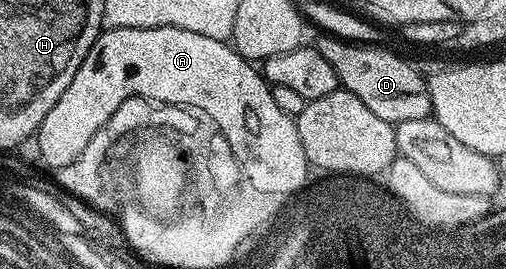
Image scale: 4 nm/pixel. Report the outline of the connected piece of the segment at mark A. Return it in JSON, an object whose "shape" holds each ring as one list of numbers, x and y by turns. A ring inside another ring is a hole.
{"shape":[[154,26,153,28,104,29,95,38,81,68,69,80,69,88,41,120,37,131,39,144,38,161,51,166,52,171,63,165,73,164,89,140,93,140,107,121,114,119,119,112,121,100,127,94,155,94,155,98,171,98,171,102,195,102,203,106,207,114,212,114,215,122,227,130,231,138,231,150,239,164,242,177,253,180,264,192,271,196,277,190,281,196,291,196,308,185,307,153,301,144,298,121,292,115,281,112,273,101,271,86,264,80,262,73,246,58,240,56,235,47,227,42,218,42,197,32,182,30,176,26]]}

